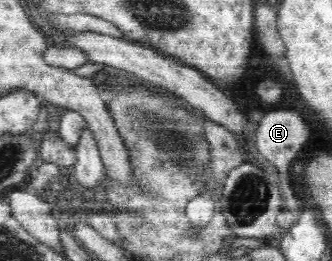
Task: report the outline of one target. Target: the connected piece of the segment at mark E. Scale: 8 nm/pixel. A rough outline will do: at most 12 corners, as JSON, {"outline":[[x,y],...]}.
{"outline":[[267,111],[252,128],[259,154],[285,172],[309,140],[297,111]]}

